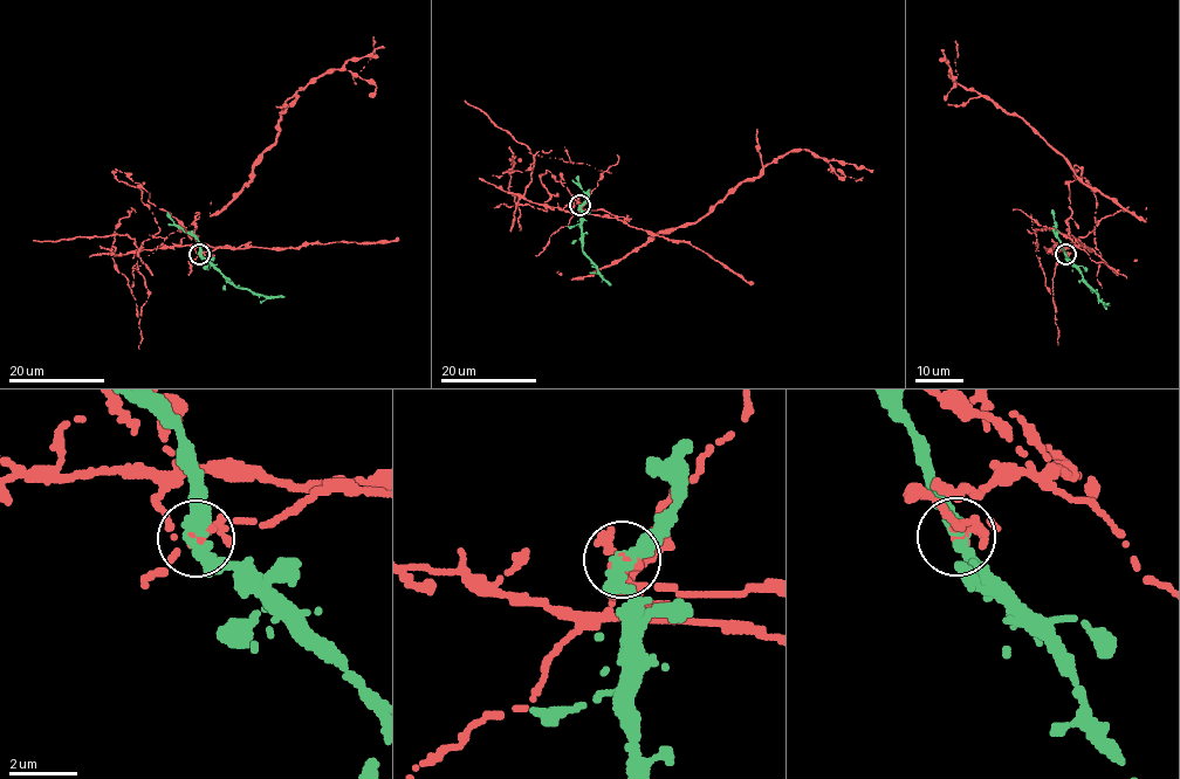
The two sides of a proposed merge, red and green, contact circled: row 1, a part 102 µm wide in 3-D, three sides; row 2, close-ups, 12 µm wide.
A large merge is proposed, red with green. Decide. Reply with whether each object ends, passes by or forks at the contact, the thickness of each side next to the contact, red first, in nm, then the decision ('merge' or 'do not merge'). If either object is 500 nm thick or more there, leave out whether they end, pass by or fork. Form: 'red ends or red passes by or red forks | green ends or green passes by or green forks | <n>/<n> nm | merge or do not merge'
red passes by | green passes by | 280/400 nm | do not merge

